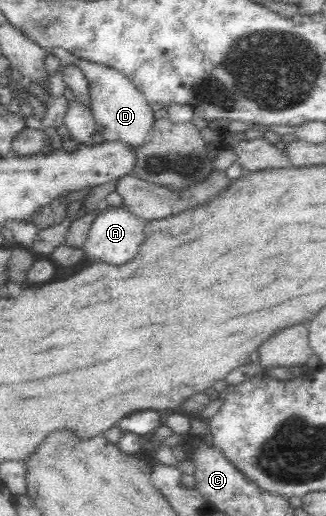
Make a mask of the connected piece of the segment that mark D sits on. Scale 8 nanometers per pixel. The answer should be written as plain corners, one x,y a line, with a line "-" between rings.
77,56
71,57
71,59
89,79
90,105
93,109
96,131
101,134
105,141
119,141
134,152
139,147
143,147
147,143
150,131
156,121
151,105
143,93
137,90
127,77
124,77
119,71
107,67
107,65
83,61
81,58
77,59

